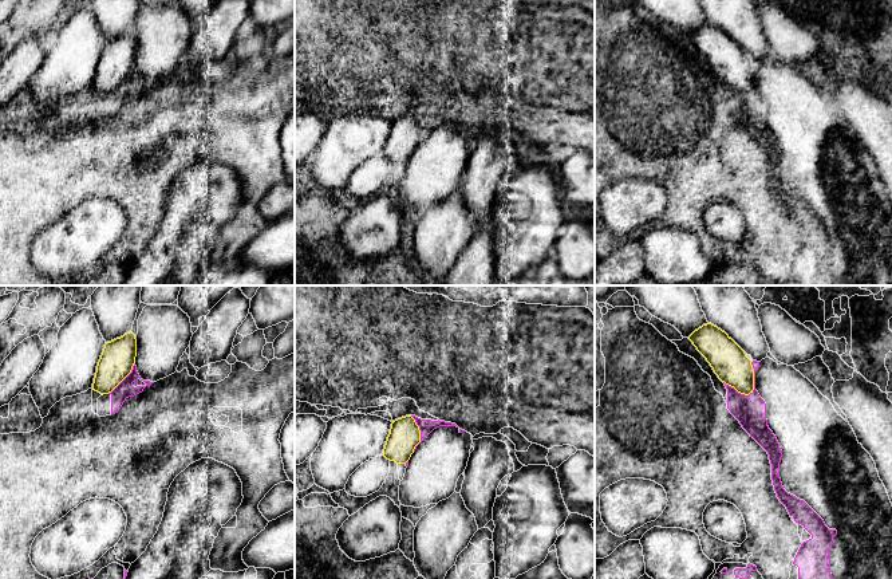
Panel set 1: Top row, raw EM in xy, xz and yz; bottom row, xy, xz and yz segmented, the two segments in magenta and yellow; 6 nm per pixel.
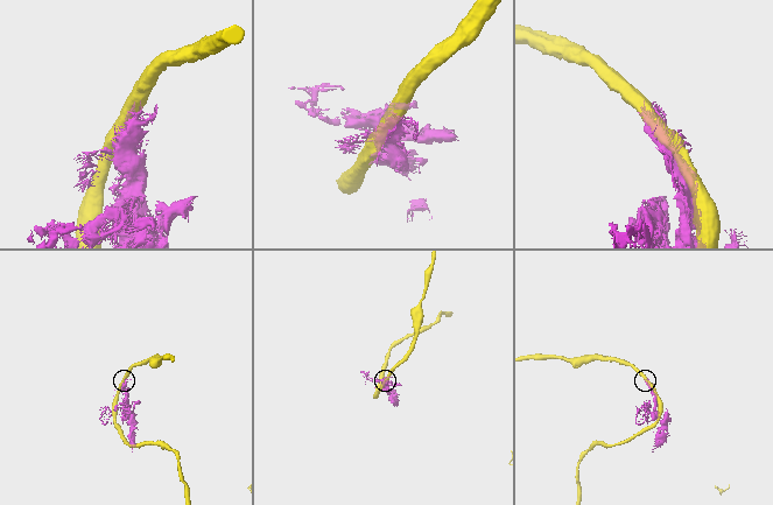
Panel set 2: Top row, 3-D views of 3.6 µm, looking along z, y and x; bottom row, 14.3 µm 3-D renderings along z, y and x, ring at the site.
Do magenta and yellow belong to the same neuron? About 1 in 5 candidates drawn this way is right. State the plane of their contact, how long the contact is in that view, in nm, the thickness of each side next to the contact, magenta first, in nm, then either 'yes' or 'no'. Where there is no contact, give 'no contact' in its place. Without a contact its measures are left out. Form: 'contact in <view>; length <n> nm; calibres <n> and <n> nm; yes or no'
contact in yz; length 220 nm; calibres 190 and 220 nm; no

